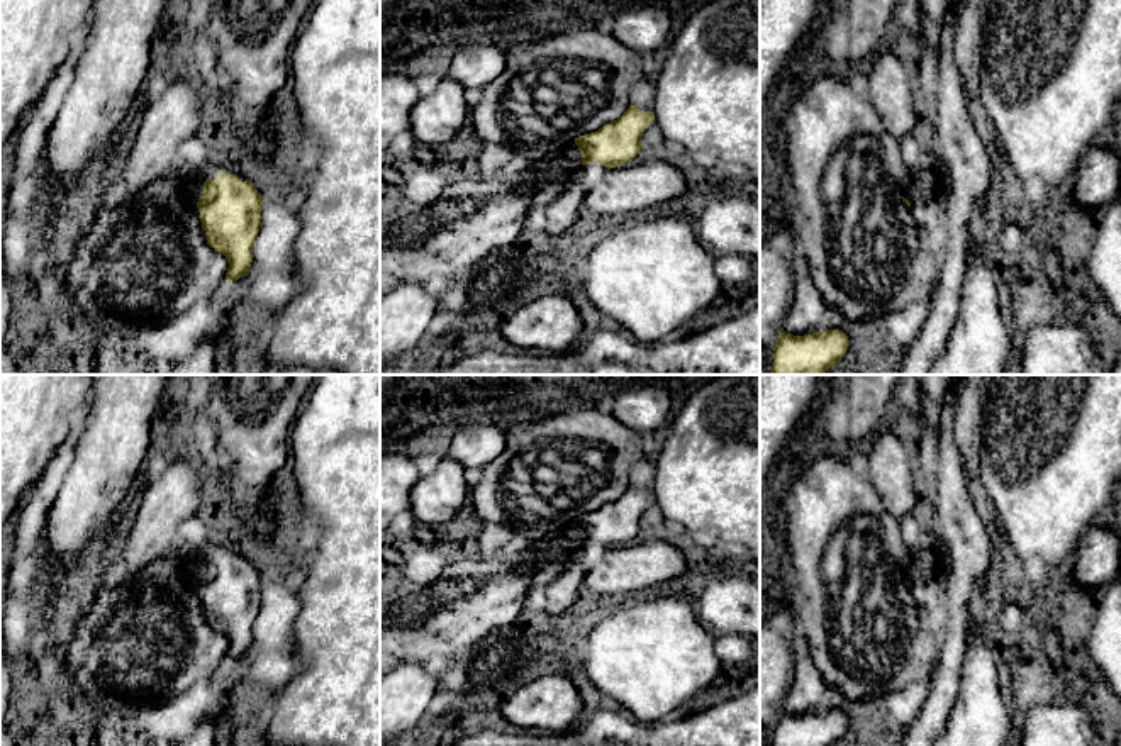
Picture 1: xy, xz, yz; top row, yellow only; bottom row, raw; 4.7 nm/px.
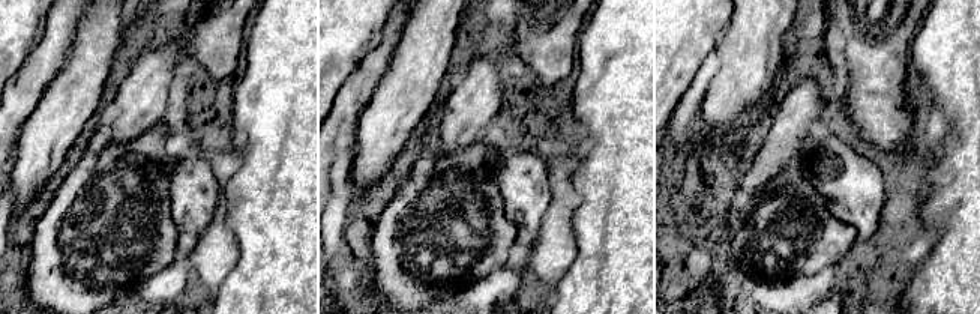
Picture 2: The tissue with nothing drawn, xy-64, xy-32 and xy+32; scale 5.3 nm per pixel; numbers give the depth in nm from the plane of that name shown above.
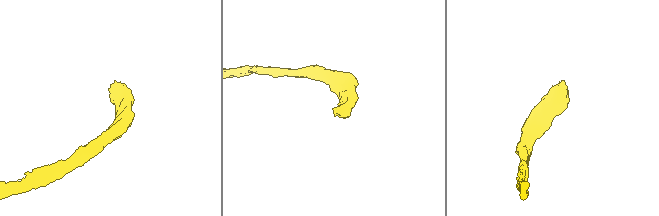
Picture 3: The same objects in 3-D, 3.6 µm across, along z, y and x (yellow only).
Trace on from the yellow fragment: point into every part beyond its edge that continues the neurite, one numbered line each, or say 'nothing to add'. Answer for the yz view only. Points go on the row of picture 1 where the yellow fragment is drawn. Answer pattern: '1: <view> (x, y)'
nothing to add

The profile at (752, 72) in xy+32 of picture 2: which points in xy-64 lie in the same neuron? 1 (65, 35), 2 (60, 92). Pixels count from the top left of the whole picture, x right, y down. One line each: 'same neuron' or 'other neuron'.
1: other neuron
2: same neuron

